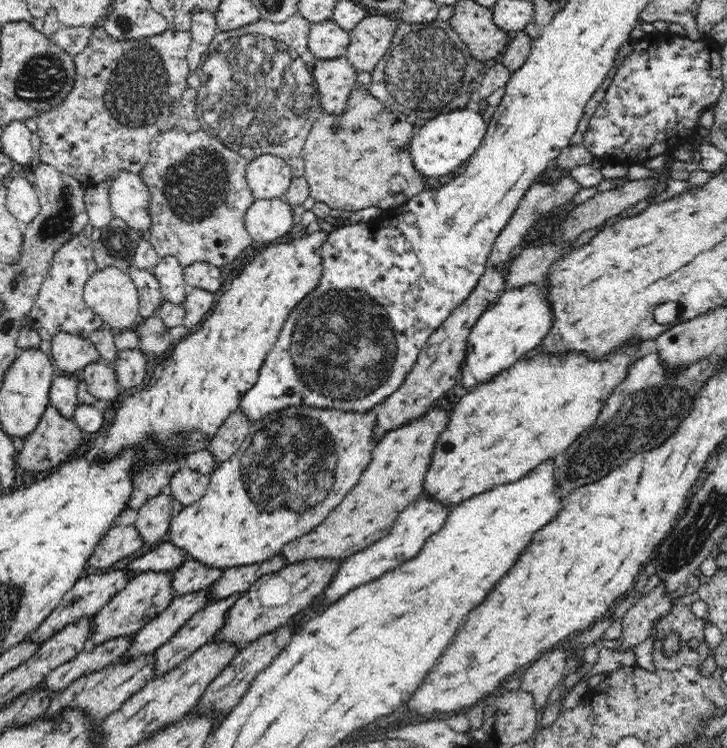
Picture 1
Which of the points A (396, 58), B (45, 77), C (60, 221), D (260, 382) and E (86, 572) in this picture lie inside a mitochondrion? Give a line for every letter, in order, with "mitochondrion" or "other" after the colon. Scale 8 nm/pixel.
A: mitochondrion
B: mitochondrion
C: mitochondrion
D: other
E: other

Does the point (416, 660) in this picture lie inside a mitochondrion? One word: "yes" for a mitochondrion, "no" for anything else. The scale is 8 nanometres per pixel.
no

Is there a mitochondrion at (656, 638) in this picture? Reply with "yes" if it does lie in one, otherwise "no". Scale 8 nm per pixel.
no

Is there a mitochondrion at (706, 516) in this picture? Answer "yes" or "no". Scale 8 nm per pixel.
yes

